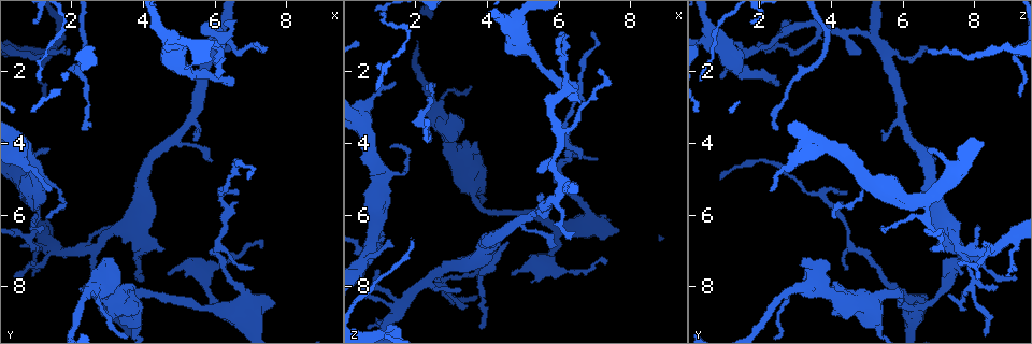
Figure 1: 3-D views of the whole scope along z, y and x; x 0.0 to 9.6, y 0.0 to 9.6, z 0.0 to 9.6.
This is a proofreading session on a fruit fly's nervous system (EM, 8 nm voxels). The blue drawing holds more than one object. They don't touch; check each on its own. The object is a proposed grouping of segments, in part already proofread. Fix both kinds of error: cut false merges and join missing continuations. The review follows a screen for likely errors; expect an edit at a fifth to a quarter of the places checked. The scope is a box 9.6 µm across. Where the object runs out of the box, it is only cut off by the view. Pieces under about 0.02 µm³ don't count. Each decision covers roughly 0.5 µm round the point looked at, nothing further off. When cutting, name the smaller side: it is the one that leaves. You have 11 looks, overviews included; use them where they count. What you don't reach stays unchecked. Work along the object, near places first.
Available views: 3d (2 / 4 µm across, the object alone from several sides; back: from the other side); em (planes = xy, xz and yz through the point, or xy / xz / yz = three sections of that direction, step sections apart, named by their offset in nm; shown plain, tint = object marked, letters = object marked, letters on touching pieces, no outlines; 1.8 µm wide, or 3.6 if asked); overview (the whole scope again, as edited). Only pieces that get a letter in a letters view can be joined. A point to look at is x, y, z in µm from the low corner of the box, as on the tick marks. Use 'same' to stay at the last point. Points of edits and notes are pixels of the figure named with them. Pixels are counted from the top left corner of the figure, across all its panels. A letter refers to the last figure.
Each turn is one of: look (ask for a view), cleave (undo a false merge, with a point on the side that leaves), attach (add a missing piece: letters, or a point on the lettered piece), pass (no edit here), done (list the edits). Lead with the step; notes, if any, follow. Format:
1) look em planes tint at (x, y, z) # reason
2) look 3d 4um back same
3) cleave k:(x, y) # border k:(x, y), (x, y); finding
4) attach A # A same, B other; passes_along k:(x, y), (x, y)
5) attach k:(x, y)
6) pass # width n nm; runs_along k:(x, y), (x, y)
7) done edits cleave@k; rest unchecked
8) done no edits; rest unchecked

look em 3.6um yz step 8 letters at (3.05, 8.40, 4.30) # calibre changes

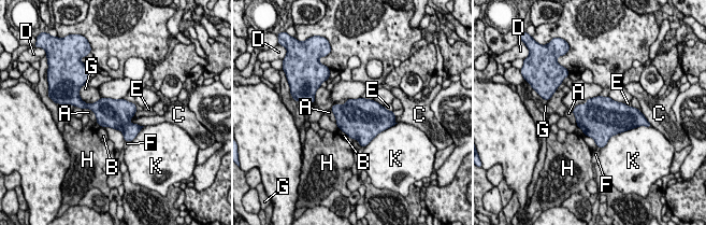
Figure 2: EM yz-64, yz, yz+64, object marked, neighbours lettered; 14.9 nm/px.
pass # longest_contact K 480 nm; A other, B other, C other, D other, E other, F other, G other, H other, K other; all the same neuron

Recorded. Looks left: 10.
look em yz step 8 tint at (7.10, 7.50, 4.40) # an open end

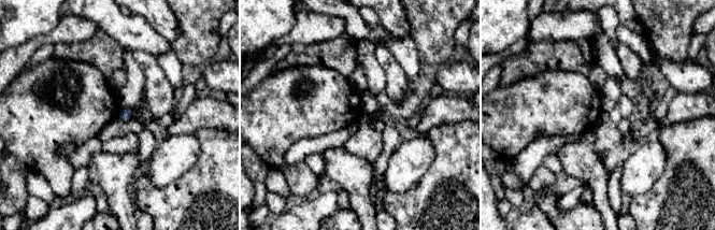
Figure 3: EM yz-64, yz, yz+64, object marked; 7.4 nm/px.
look em planes letters same # cut it another way

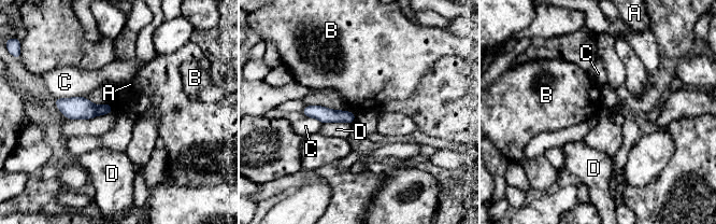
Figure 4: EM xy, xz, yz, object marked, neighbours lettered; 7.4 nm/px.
pass # A other, B other, C other, D other; runs_along 4:(305, 111), (353, 117); none of them fits

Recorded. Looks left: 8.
look 3d 4um at (6.45, 2.40, 2.60) # free end

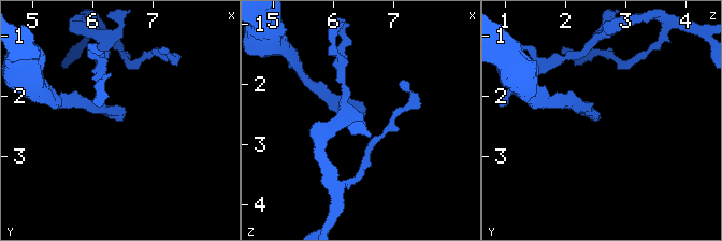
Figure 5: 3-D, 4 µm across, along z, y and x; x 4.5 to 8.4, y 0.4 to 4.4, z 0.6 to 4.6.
look em yz step 4 tint at (6.45, 2.40, 2.55)

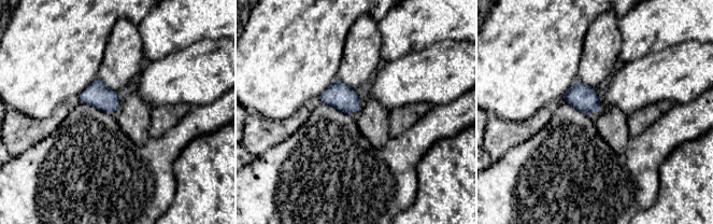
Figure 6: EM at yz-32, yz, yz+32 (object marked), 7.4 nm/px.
look em xy step 16 letters same

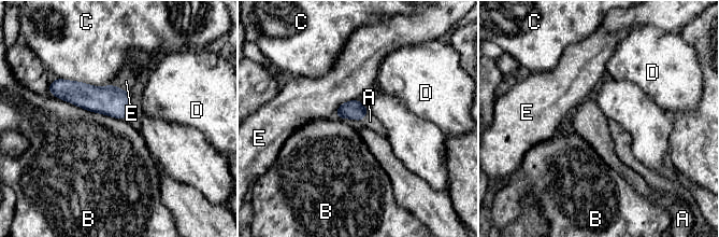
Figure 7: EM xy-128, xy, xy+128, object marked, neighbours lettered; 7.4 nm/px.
attach A # longest_contact B 550 nm; A same, B other, C other, D other, E other; the neuron continues

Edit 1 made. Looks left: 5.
look overview

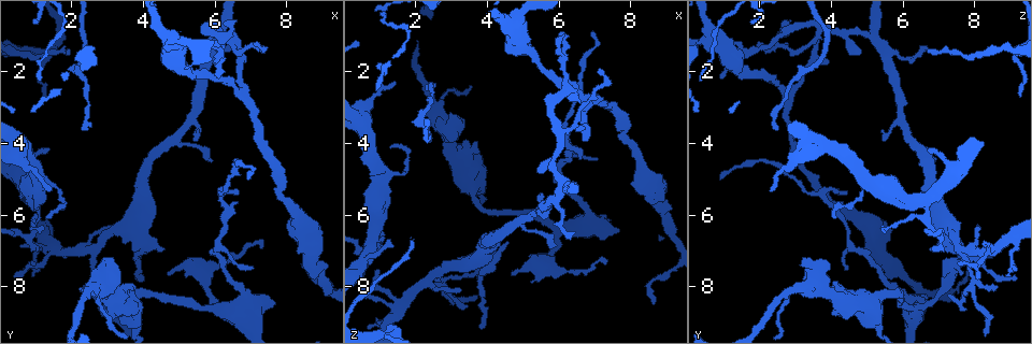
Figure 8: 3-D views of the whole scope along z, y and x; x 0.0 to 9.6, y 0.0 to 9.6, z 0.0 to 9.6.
look 3d 4um at (4.75, 1.10, 0.65) # thin arm on a thick one

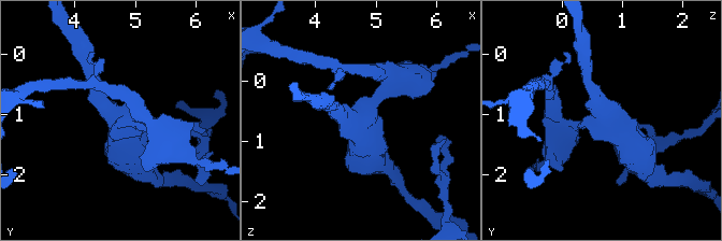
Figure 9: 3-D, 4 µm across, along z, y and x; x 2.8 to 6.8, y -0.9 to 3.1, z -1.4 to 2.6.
look em 3.6um yz step 4 tint at (4.75, 1.15, 0.70) # arms 3; arm_widths 190, 220, 600 nm

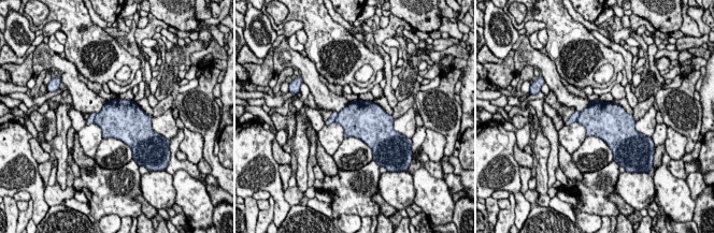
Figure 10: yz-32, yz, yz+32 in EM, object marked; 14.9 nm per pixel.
look em 3.6um planes letters same

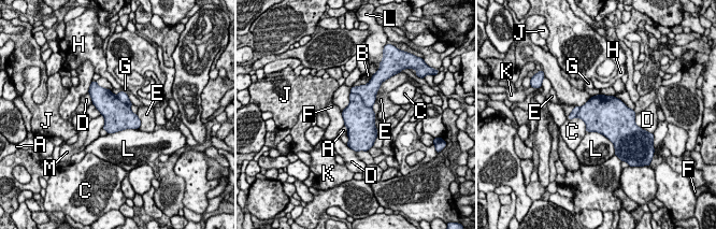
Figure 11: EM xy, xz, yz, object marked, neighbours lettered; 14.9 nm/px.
cleave 11:(368, 92) # A other, B other, C other, D other, E other, F other, G other, H other, J other, K other, L other, M other; border 11:(351, 91), (371, 108); a second neuron is stuck on

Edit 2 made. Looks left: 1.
done edits attach@7, cleave@11; rest unchecked

